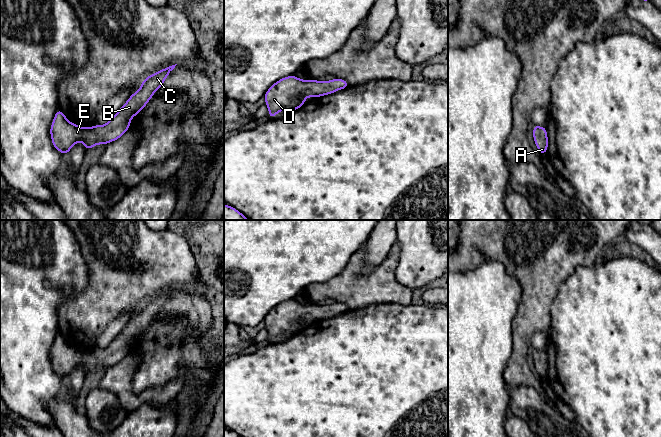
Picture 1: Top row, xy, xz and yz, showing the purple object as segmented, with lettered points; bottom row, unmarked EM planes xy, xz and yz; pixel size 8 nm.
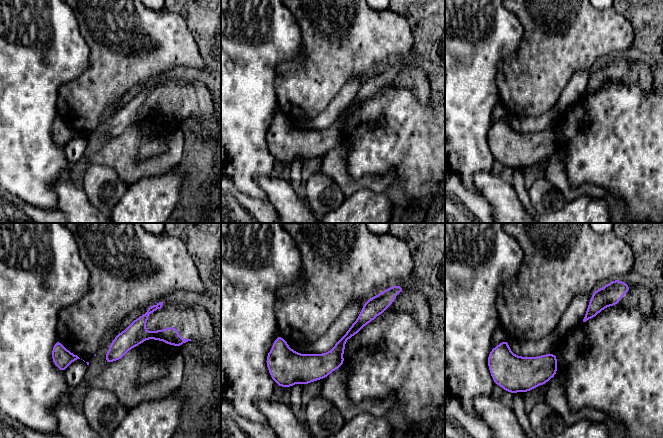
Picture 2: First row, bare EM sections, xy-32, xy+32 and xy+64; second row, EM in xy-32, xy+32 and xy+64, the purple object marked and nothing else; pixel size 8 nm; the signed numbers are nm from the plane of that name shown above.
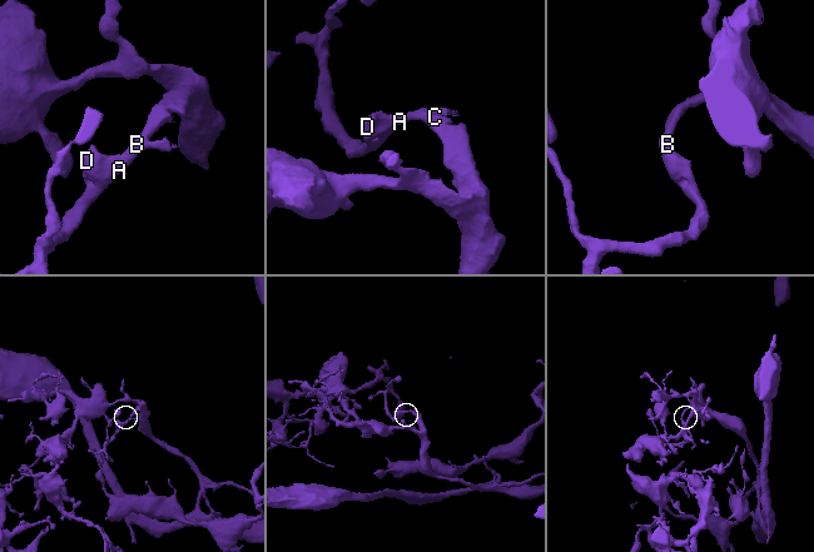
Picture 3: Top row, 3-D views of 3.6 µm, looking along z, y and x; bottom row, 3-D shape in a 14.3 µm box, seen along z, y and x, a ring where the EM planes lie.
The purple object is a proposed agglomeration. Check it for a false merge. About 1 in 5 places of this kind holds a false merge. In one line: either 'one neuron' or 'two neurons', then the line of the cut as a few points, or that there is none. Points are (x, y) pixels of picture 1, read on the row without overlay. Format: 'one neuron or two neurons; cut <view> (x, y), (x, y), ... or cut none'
one neuron; cut none

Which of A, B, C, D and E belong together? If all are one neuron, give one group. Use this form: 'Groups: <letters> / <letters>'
Groups: A B C D E

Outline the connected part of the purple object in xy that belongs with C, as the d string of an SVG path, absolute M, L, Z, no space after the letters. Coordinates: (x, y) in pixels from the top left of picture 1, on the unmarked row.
M176 289L159 294L144 303L141 306L140 313L133 317L104 349L81 351L68 345L64 337L58 333L50 351L53 371L66 379L78 366L82 366L87 375L98 368L106 369L119 363L130 352L131 343L148 328Z

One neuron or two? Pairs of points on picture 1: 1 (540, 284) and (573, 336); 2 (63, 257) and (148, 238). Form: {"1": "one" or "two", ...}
{"1": "two", "2": "two"}

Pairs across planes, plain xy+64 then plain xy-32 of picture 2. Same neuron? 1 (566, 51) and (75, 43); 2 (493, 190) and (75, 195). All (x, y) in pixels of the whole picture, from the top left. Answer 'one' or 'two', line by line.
1: two
2: one

